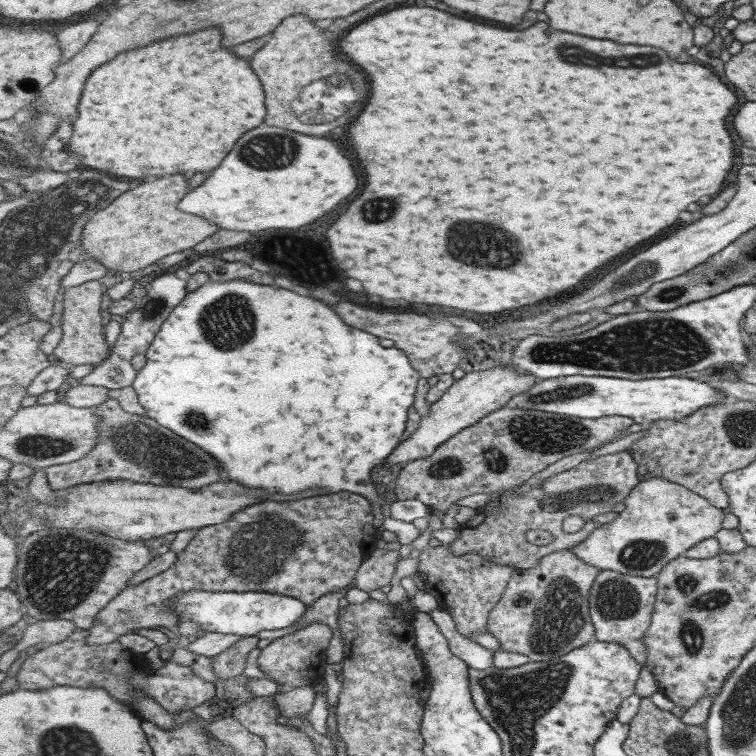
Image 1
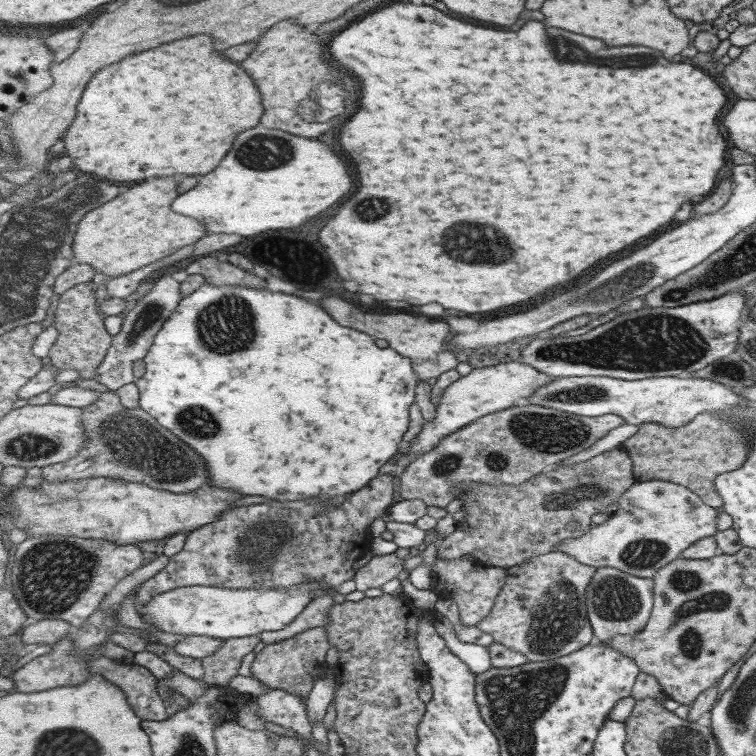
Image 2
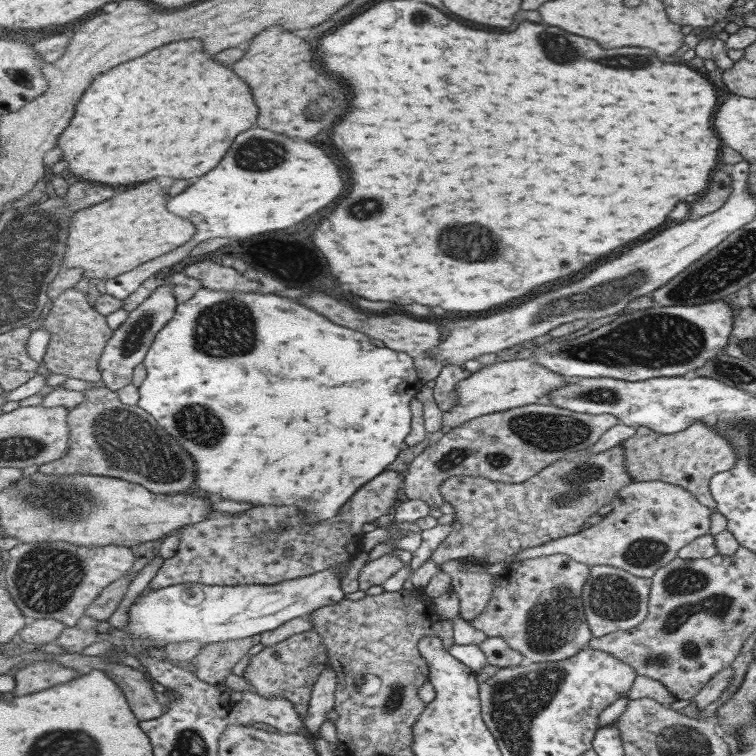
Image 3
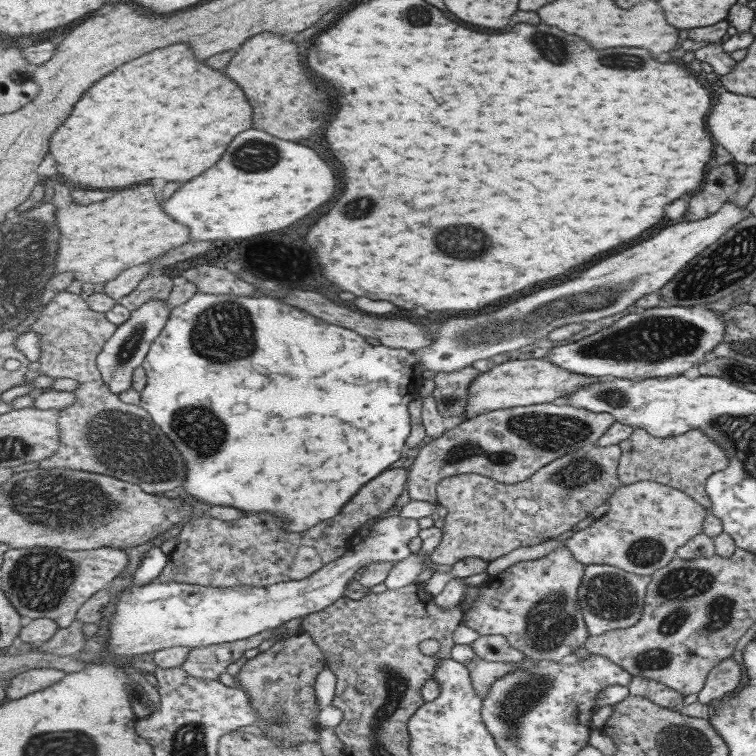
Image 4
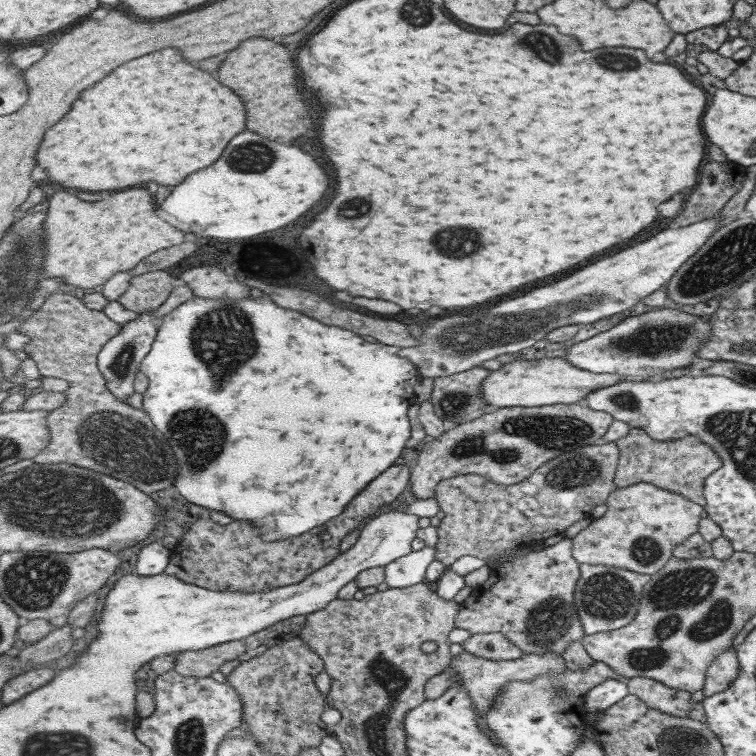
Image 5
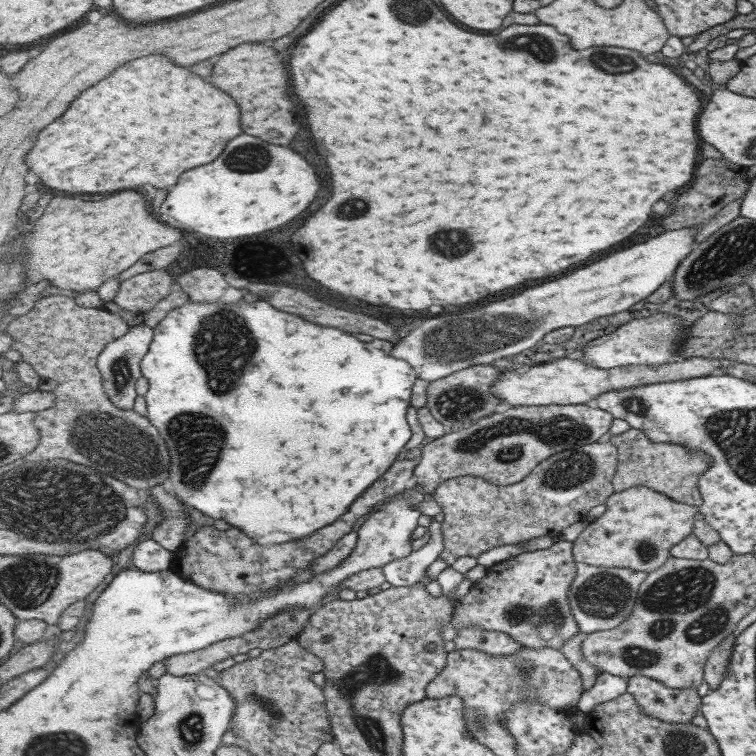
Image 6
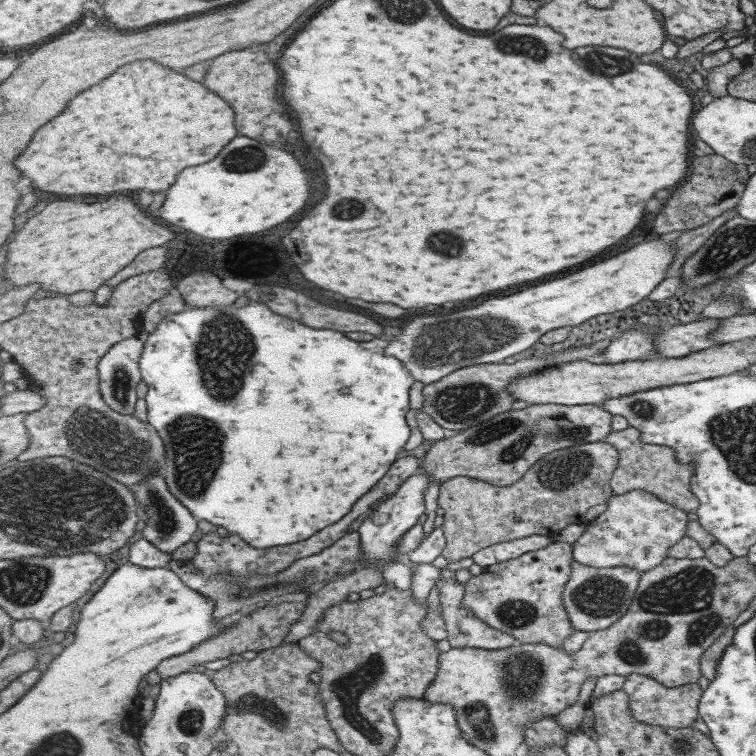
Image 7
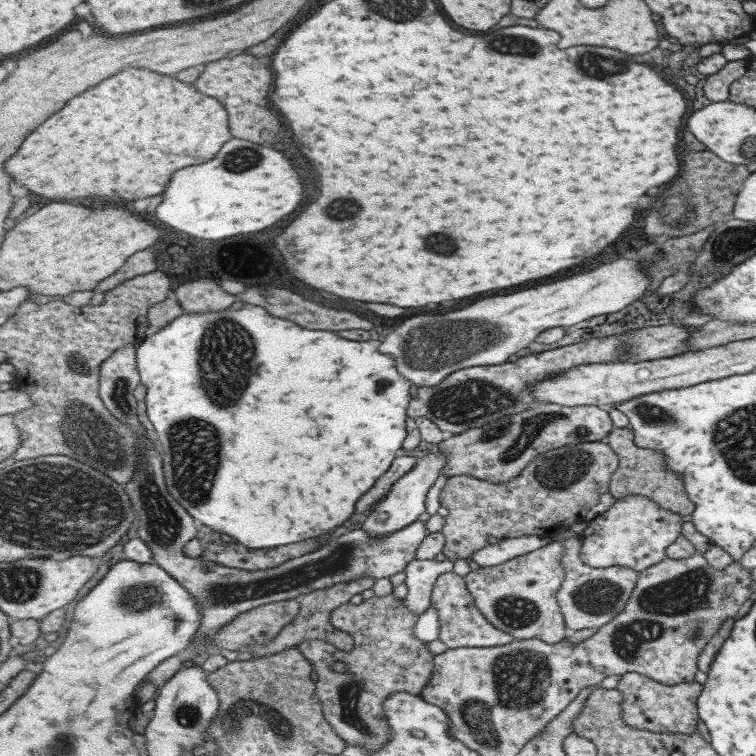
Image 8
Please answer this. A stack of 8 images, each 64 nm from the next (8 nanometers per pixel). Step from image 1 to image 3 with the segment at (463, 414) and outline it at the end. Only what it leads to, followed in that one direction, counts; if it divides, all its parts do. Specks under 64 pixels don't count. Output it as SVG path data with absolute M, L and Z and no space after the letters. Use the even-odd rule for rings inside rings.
M531 357L500 361L485 366L457 385L458 404L451 410L443 411L444 427L452 429L486 414L537 404L554 390L568 384L570 379L539 364Z

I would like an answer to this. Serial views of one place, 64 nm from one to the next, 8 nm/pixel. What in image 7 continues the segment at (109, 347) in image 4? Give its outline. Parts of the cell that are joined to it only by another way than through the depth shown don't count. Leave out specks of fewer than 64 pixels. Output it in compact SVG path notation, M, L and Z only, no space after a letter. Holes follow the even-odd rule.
M142 329L138 336L128 338L113 346L111 350L101 358L97 364L99 370L99 390L106 403L119 414L135 414L135 406L138 404L138 386L142 381L141 358L143 349L146 348L146 340L149 331Z

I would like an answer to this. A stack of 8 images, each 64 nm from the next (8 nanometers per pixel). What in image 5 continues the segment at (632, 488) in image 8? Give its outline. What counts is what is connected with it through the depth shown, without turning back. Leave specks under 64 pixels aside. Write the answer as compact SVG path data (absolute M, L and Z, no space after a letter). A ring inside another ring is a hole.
M629 429L628 433L614 442L620 450L615 487L626 488L636 483L651 483L655 487L676 493L697 505L705 505L703 479L721 466L721 461L709 446L696 436L684 436L675 440L653 439L641 429Z

